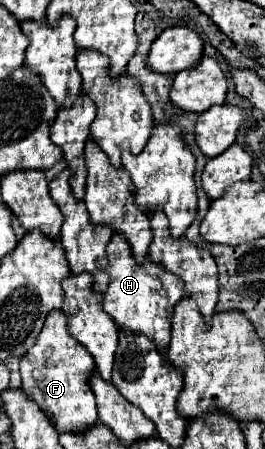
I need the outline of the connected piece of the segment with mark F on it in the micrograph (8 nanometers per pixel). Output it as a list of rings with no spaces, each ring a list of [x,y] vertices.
[[[55,309],[55,313],[47,315],[37,343],[21,357],[21,389],[39,405],[39,409],[43,409],[57,433],[79,433],[97,425],[97,407],[89,385],[93,371],[95,365],[91,361],[91,353],[87,353],[87,349],[67,333],[63,313]]]

